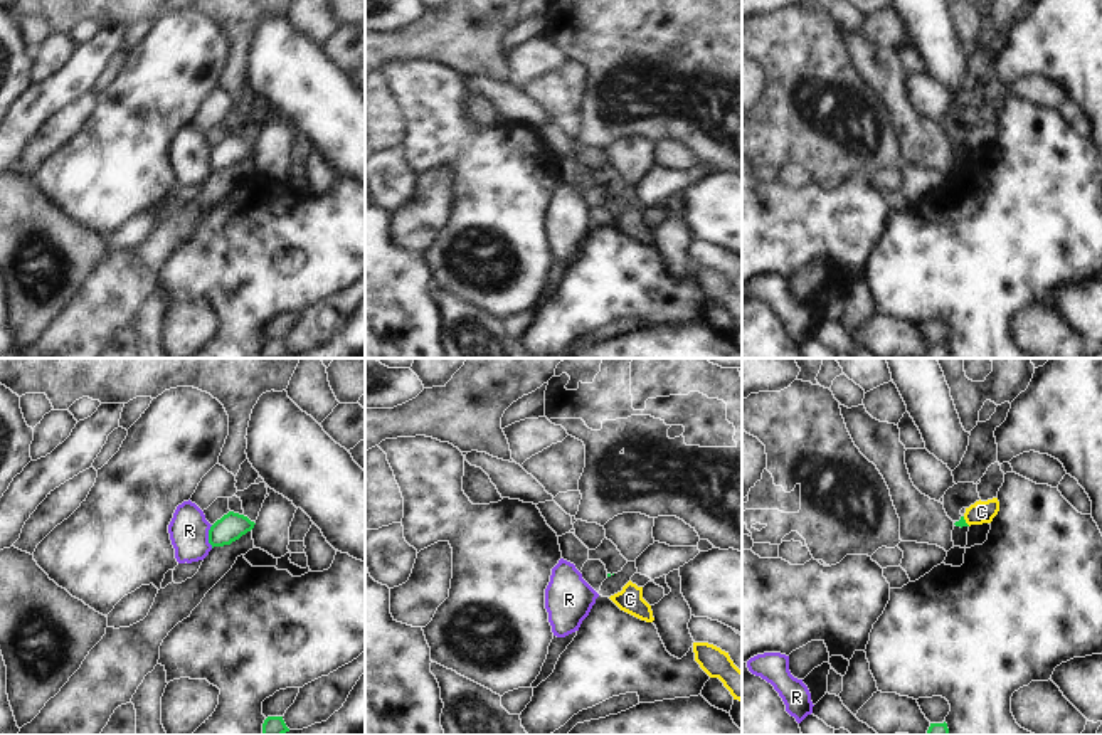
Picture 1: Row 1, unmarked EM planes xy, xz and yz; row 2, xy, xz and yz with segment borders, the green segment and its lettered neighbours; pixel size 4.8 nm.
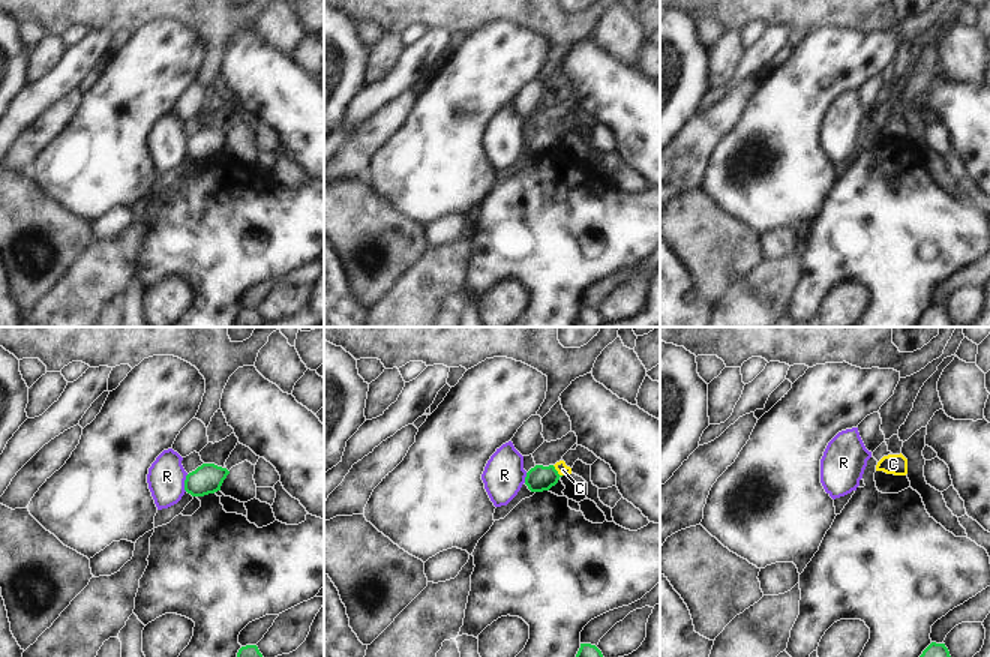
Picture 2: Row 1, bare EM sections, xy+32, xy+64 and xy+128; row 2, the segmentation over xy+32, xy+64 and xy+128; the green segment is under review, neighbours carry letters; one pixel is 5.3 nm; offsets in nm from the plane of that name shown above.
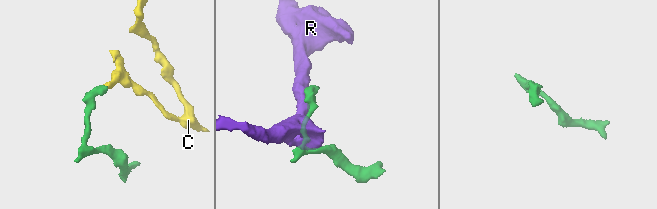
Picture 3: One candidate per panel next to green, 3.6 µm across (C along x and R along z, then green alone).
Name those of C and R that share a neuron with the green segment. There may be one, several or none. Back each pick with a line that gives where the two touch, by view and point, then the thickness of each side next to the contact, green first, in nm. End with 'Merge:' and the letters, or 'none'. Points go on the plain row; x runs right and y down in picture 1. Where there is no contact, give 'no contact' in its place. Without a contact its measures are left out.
Merge: none

